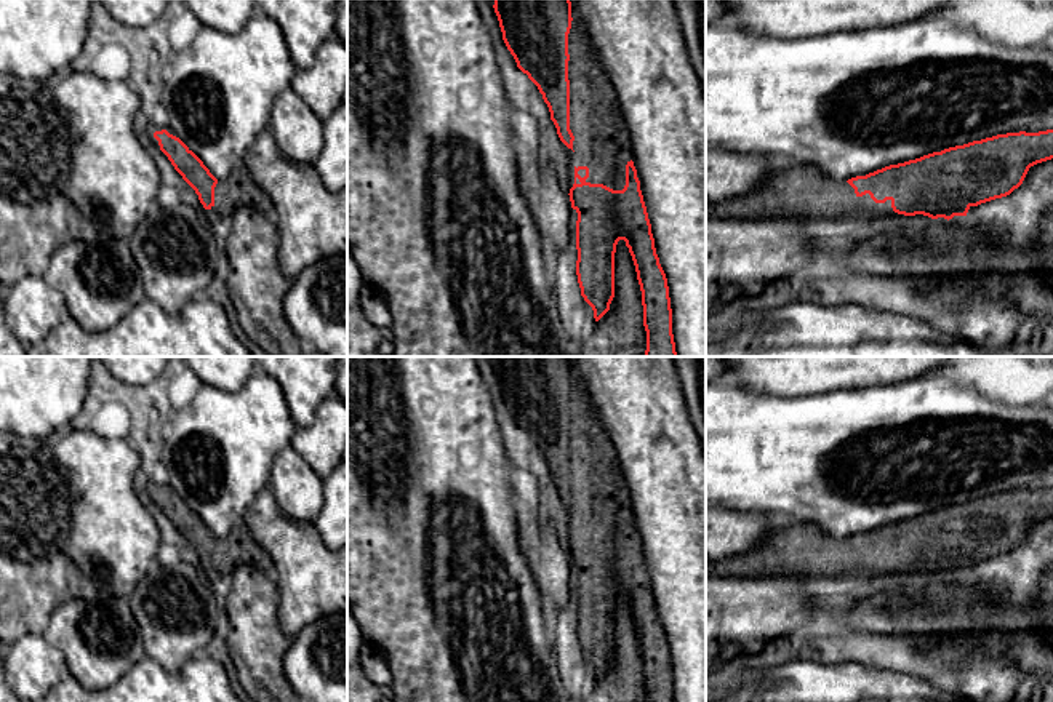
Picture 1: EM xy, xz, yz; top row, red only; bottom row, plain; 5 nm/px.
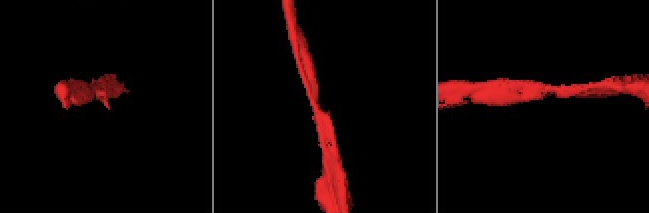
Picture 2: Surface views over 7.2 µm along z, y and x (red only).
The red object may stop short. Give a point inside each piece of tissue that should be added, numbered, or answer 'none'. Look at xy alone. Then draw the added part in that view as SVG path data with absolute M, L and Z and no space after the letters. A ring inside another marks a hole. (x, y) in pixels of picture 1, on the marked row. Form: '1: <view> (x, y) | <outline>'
1: xy (239, 189) | M238 165L224 181L214 187L214 213L227 216L242 208L254 208L274 221L275 211L267 193L254 182L243 165Z

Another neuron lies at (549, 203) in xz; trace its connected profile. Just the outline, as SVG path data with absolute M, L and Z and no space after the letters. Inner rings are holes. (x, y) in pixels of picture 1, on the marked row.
M536 147L525 152L520 189L528 201L552 278L555 257L570 241L570 213L573 208L570 195L562 189L554 168L538 162Z

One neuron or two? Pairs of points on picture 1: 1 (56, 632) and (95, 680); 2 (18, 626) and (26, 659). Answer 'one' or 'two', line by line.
1: one
2: two

